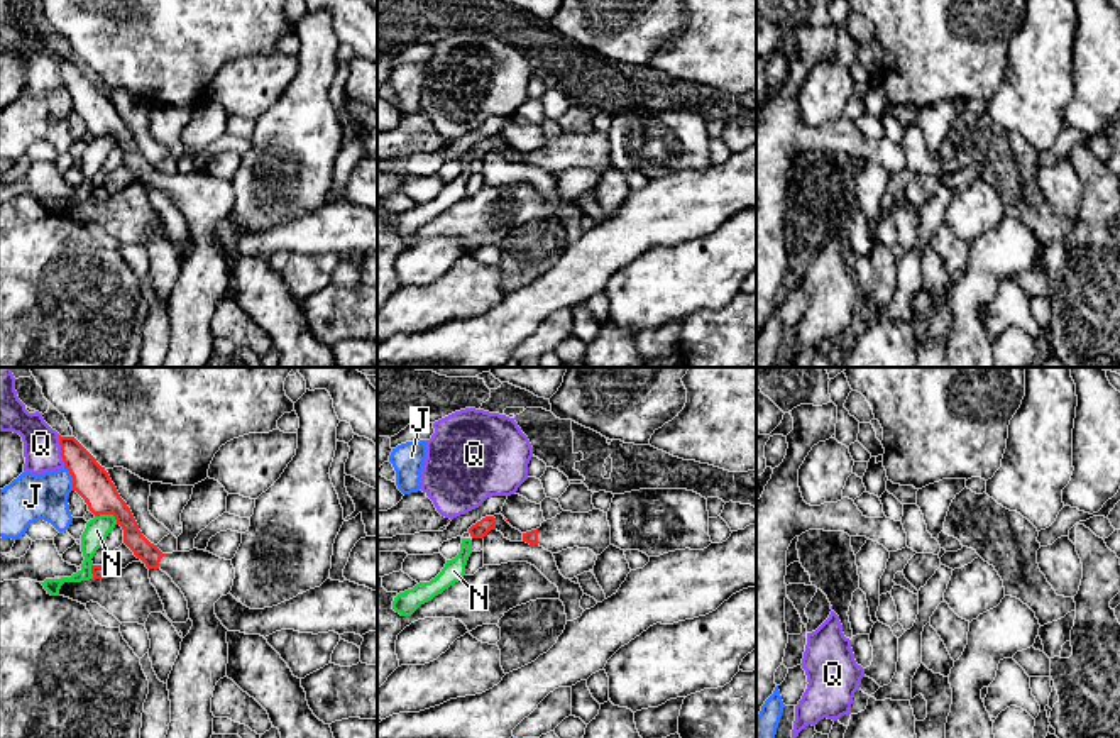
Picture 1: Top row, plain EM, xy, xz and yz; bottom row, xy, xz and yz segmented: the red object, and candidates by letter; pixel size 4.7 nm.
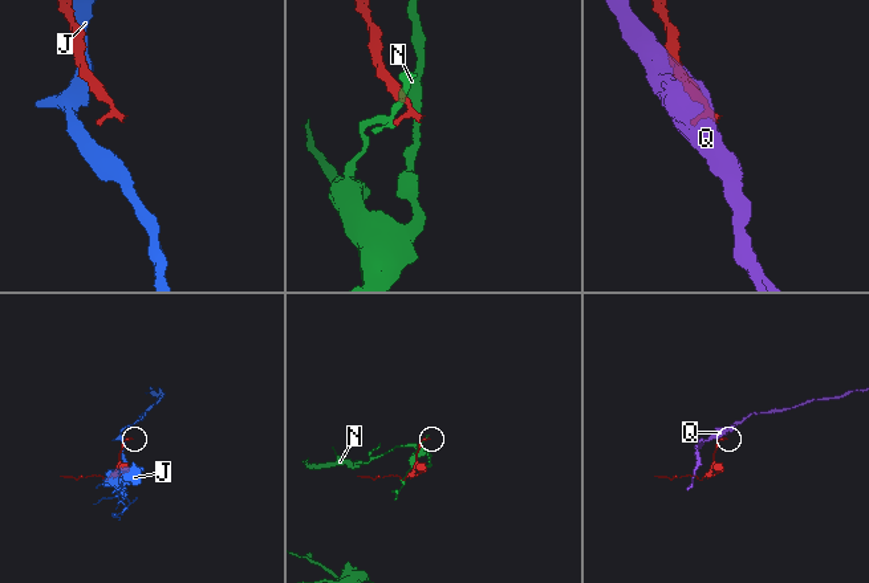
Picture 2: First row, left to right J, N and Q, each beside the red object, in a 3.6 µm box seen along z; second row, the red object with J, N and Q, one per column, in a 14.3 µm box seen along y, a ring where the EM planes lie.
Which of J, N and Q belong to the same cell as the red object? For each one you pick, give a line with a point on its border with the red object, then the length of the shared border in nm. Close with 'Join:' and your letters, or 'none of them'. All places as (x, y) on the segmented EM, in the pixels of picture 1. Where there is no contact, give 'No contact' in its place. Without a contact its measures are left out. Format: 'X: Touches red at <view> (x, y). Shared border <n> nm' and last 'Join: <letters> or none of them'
Join: none of them

